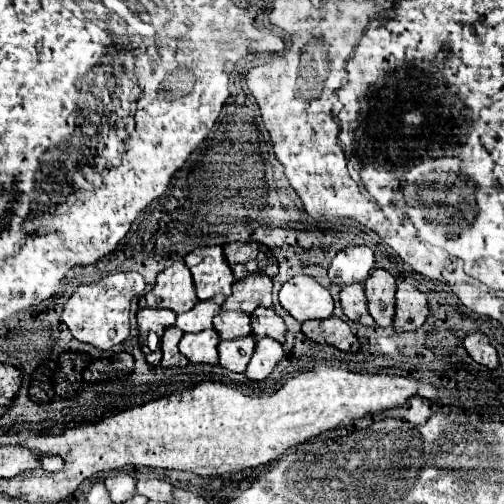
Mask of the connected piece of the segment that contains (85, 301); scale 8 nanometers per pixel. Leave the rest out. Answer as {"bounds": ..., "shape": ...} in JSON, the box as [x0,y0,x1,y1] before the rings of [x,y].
{"bounds":[62,273,146,349],"shape":[[[114,273],[96,283],[78,285],[74,295],[66,301],[62,321],[68,325],[70,333],[84,343],[90,343],[98,349],[110,349],[112,345],[122,343],[130,333],[128,313],[132,297],[144,291],[146,283],[140,273]]]}

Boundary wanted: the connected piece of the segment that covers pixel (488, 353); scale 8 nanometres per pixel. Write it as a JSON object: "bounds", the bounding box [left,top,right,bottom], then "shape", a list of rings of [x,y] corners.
{"bounds":[464,333,498,369],"shape":[[[470,333],[470,335],[466,335],[464,349],[468,351],[468,355],[476,363],[486,365],[488,369],[496,369],[498,367],[496,349],[490,345],[490,341],[488,341],[488,337],[484,333]]]}

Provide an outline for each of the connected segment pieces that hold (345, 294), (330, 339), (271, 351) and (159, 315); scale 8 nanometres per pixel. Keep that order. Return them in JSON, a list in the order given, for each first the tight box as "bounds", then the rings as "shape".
[{"bounds":[340,283,374,327],"shape":[[[350,283],[344,285],[340,291],[340,305],[346,313],[346,317],[350,321],[362,323],[366,327],[374,325],[372,315],[368,313],[368,303],[366,303],[366,295],[364,295],[364,287],[362,283]]]},{"bounds":[302,317,360,351],"shape":[[[326,317],[326,319],[318,319],[318,321],[306,321],[302,323],[302,333],[316,341],[316,343],[324,343],[324,345],[332,345],[336,349],[342,351],[358,351],[360,341],[356,339],[356,335],[350,331],[350,325],[340,319],[340,317]]]},{"bounds":[246,339,284,381],"shape":[[[258,339],[256,341],[256,351],[246,367],[246,377],[252,381],[262,381],[266,379],[276,363],[282,359],[284,349],[276,339]]]},{"bounds":[136,309,176,343],"shape":[[[140,309],[136,317],[138,317],[138,331],[140,331],[142,343],[146,343],[146,337],[150,331],[162,337],[164,329],[174,325],[176,321],[176,313],[168,309]]]}]

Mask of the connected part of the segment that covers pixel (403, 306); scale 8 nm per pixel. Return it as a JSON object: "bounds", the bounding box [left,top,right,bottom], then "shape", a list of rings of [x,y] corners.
{"bounds":[394,283,428,331],"shape":[[[400,283],[396,291],[396,313],[394,329],[396,331],[416,331],[428,319],[428,299],[422,291],[408,283]]]}

